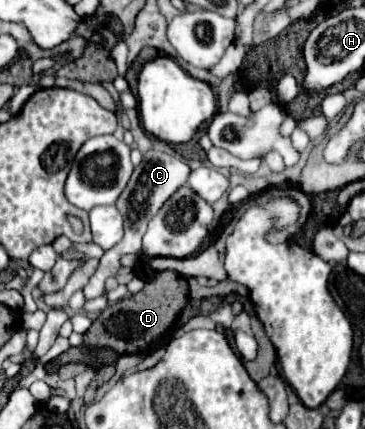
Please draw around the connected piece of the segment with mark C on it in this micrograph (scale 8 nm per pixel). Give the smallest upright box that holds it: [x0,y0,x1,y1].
[83,149,191,299]

